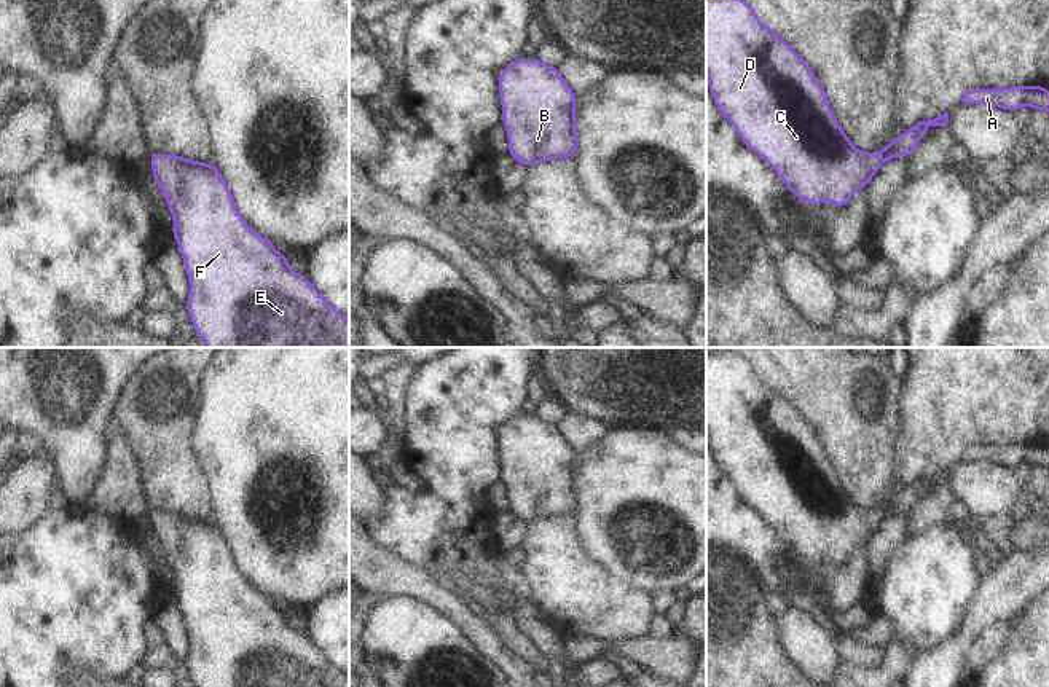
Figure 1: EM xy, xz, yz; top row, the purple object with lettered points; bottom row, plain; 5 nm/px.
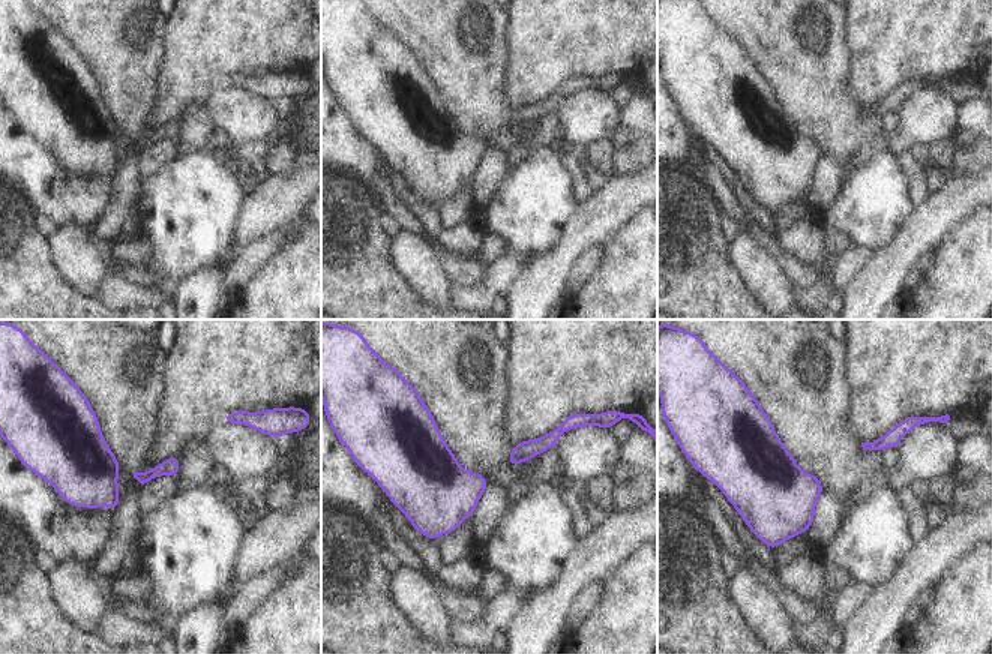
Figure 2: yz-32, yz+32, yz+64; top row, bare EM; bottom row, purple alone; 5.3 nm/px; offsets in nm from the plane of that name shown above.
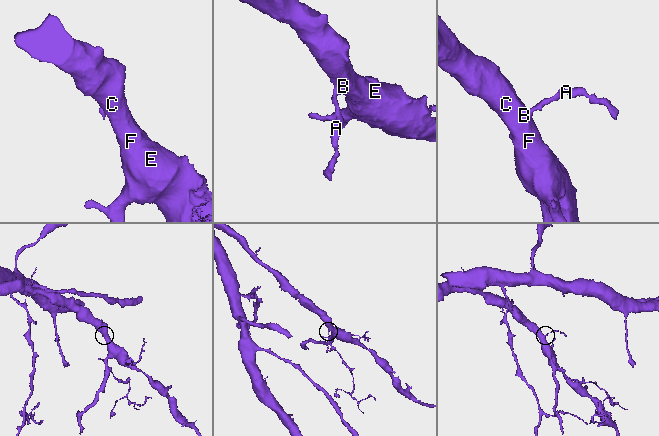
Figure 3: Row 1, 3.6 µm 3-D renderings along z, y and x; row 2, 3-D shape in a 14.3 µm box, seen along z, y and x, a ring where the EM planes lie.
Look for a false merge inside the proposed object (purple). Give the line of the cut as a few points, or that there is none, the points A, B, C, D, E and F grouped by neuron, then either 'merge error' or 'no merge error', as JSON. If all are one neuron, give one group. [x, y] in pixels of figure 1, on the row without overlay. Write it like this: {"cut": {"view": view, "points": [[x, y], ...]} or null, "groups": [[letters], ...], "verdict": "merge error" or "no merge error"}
{"cut": null, "groups": [["A", "B", "C", "D", "E", "F"]], "verdict": "no merge error"}

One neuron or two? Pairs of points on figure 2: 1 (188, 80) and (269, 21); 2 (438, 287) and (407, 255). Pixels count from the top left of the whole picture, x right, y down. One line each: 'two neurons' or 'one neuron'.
1: one neuron
2: one neuron

